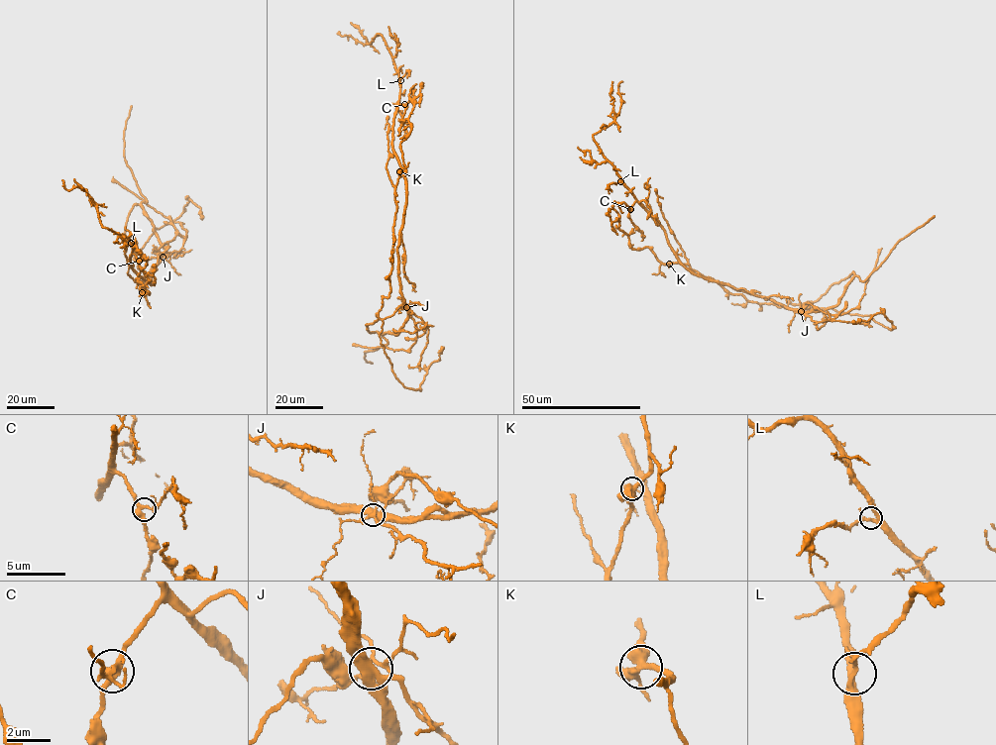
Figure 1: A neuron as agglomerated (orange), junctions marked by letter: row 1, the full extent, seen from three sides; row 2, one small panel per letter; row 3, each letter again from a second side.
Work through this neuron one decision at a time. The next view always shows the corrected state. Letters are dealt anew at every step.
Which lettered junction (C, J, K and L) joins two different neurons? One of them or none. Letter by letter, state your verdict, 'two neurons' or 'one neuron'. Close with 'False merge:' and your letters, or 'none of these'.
C: one neuron
J: one neuron
K: one neuron
L: one neuron
False merge: none of these

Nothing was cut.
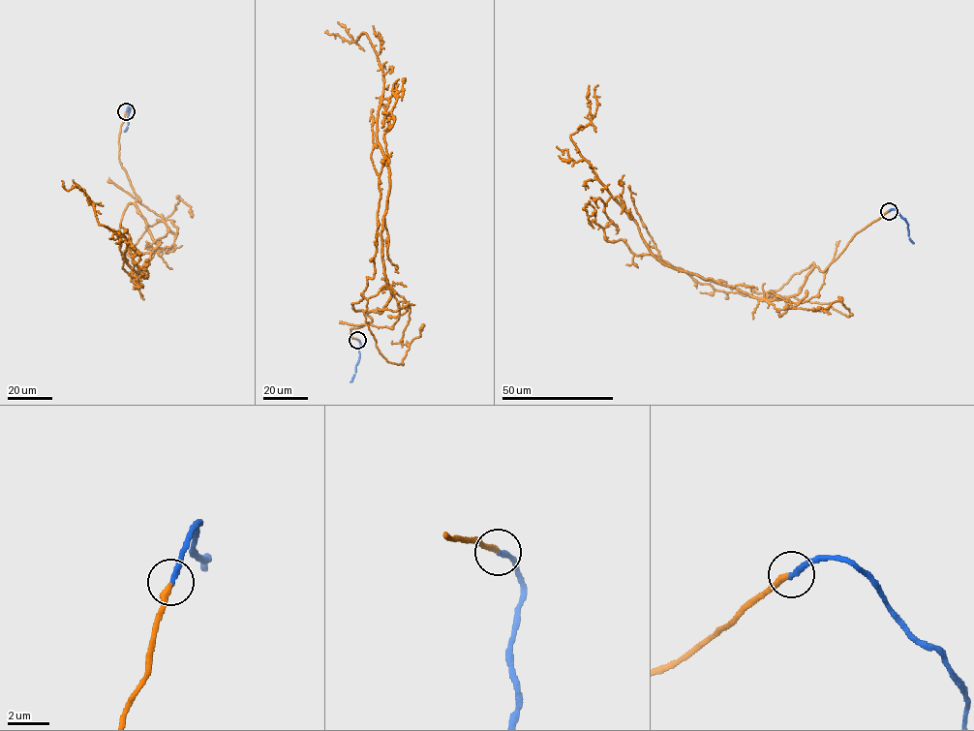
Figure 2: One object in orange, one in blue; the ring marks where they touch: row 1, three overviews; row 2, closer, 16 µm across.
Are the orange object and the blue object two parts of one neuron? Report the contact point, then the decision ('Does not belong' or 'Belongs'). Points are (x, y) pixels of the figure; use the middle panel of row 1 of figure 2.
Place: (357, 340). Belongs

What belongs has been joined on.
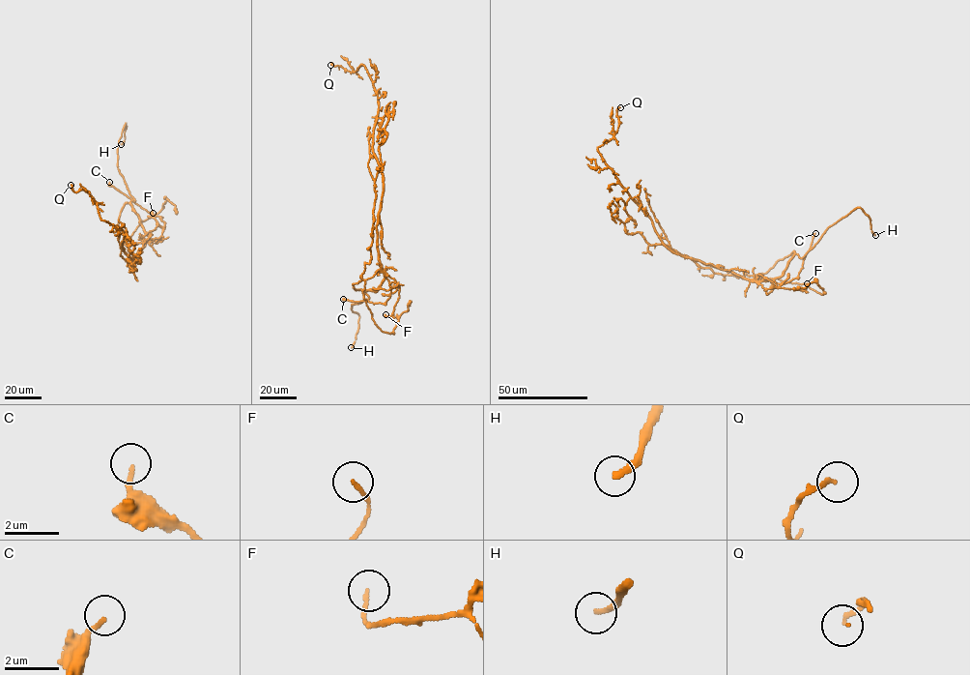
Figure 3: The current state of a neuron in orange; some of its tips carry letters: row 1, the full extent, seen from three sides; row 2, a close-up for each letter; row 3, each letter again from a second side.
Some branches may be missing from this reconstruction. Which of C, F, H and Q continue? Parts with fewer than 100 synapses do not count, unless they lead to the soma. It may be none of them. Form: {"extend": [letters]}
{"extend": ["H"]}

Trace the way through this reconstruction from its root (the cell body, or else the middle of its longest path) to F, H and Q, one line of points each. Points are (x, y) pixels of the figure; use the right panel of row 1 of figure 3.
F: (732, 272), (766, 289), (804, 290), (807, 283)
H: (732, 272), (758, 280), (781, 277), (795, 254), (803, 257), (828, 228), (858, 207), (870, 219), (875, 235)
Q: (732, 272), (672, 252), (608, 167), (597, 148), (617, 131), (620, 107)

